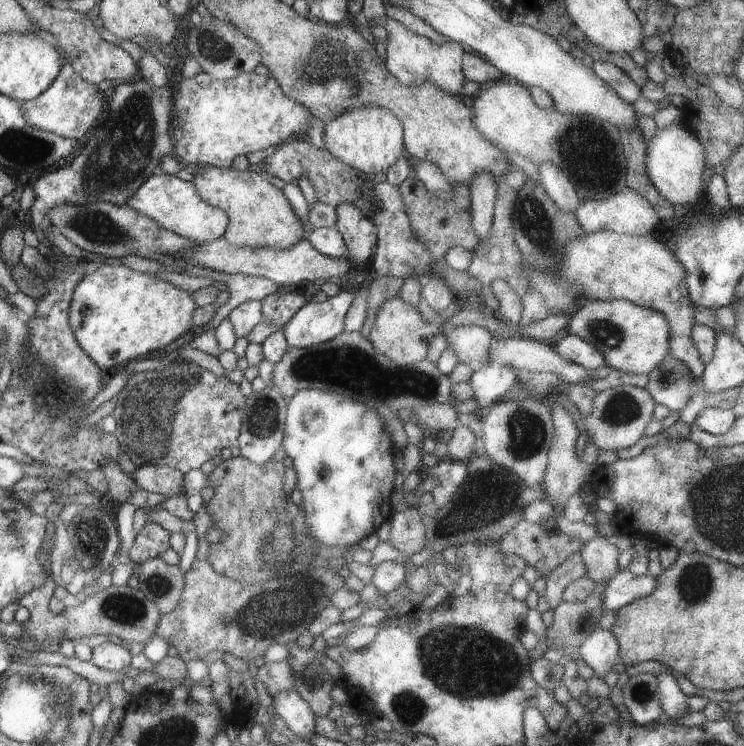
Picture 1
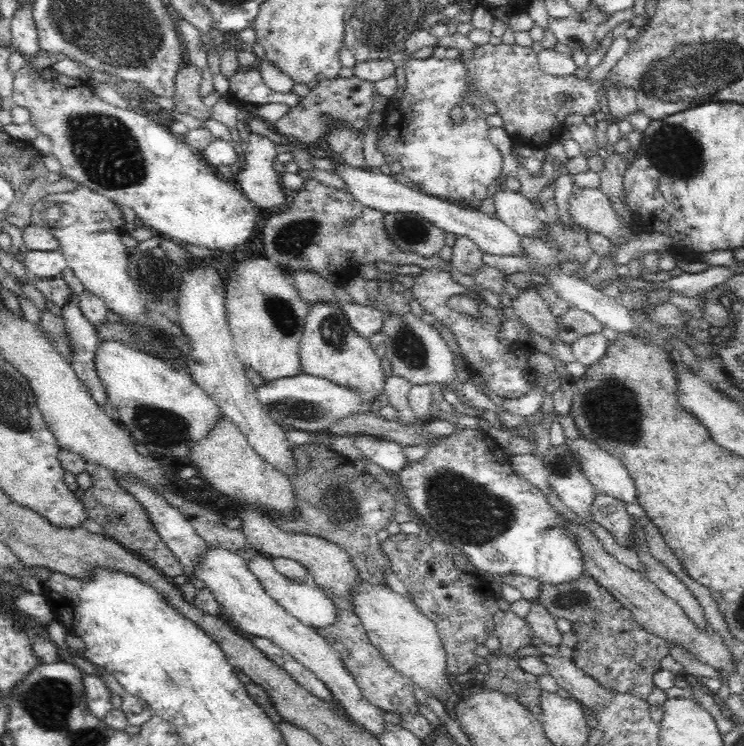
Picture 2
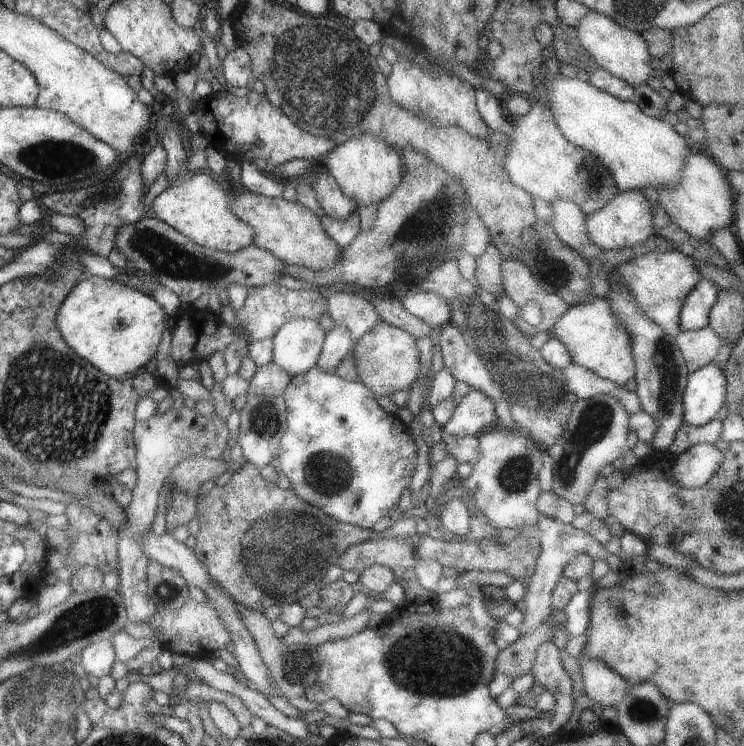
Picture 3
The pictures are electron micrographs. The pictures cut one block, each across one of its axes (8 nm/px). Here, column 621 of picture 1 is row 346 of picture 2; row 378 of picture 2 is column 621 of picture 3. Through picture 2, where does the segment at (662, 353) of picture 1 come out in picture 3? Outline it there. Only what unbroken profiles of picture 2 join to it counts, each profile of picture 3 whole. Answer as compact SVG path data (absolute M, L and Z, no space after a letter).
M596 297L587 303L570 306L554 323L550 335L566 346L572 364L587 368L603 379L624 385L635 376L635 358L632 356L631 335L613 315L611 303L607 298Z

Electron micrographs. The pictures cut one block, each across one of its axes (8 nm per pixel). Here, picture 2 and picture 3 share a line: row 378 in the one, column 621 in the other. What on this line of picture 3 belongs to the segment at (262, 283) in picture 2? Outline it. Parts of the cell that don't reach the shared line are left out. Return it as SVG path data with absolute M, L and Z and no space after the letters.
M676 250L663 253L654 251L628 262L622 260L616 270L647 317L663 329L678 332L683 304L690 292L697 287L702 276L696 262Z

